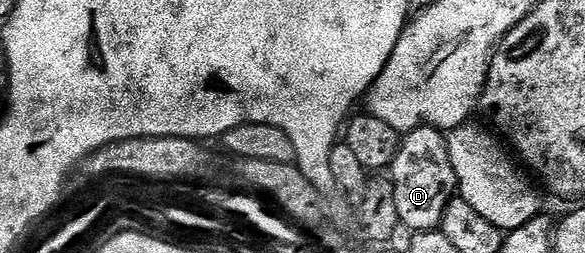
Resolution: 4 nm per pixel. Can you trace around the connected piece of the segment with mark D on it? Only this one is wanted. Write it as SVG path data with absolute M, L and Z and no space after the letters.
M417 126L401 139L391 167L395 208L402 226L414 232L440 227L447 204L458 193L455 169L448 155L446 135L434 126Z

